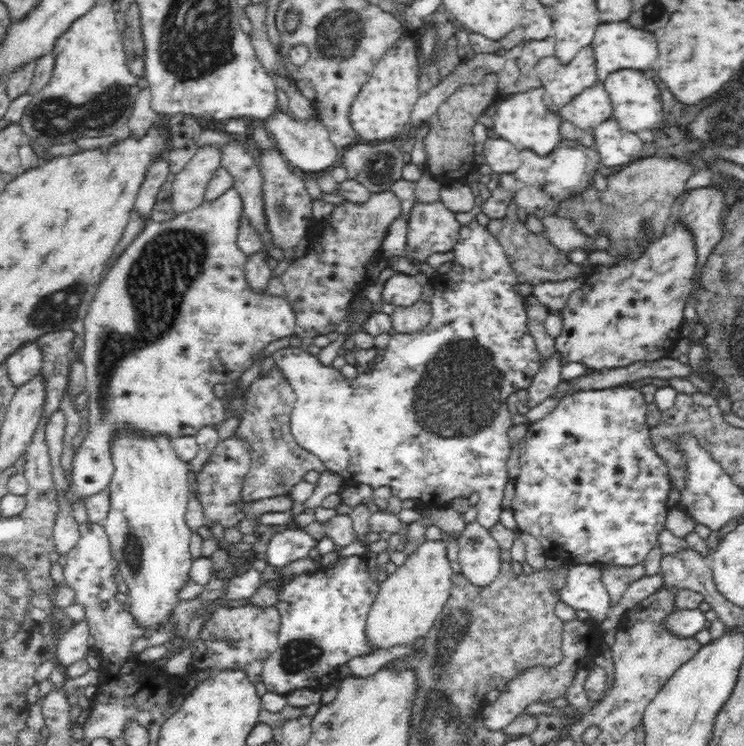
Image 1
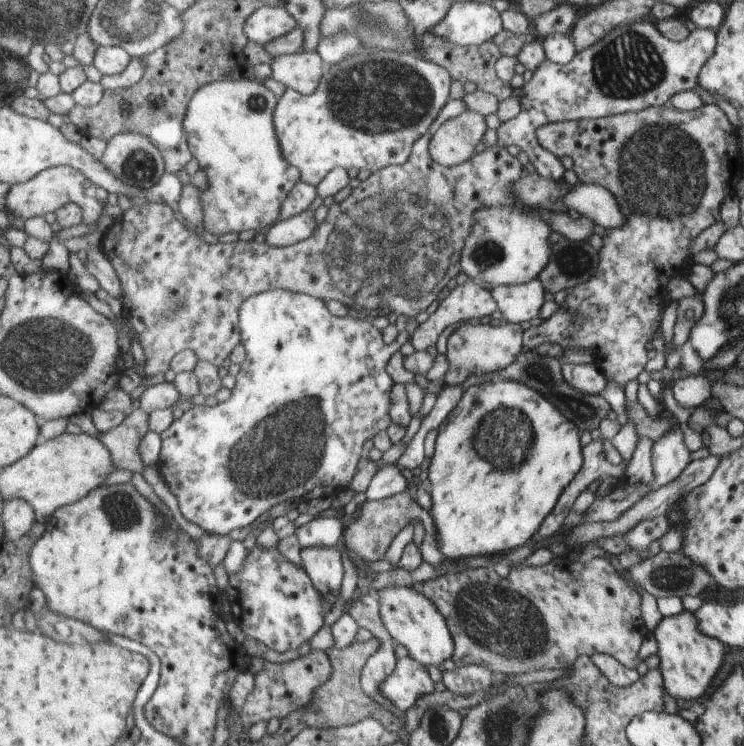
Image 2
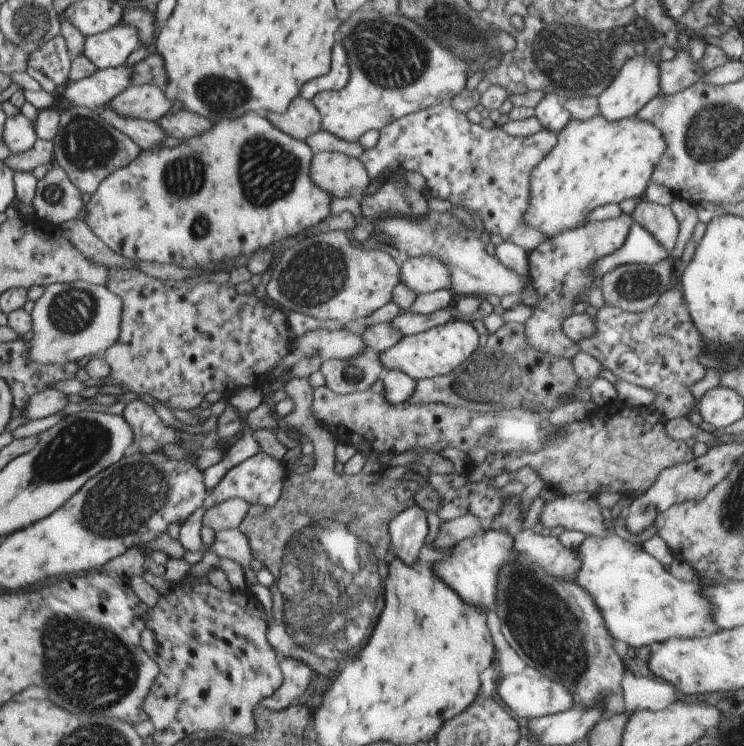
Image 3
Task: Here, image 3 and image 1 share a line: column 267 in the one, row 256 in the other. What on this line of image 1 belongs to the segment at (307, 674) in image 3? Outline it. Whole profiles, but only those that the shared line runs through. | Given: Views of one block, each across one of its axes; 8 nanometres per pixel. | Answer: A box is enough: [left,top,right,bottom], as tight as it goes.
[675,187,726,278]

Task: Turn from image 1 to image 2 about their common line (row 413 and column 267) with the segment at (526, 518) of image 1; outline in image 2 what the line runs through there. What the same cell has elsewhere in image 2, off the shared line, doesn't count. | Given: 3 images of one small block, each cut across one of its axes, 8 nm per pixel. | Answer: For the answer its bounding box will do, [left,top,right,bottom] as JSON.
[225,546,339,650]

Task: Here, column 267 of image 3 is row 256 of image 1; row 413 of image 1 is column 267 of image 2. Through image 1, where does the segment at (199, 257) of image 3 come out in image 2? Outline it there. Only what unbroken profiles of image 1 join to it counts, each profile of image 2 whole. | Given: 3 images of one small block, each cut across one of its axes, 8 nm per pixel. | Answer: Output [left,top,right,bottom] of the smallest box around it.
[185,78,299,236]

